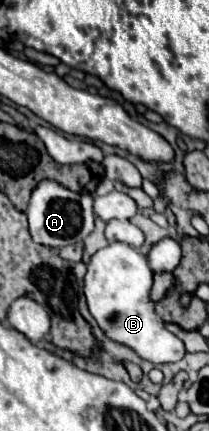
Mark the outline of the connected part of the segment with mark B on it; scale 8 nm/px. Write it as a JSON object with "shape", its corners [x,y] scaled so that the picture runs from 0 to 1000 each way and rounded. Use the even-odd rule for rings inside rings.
{"shape":[[[531,564],[474,578],[416,610],[407,689],[474,763],[531,791],[636,810],[675,833],[703,833],[732,847],[828,842],[876,833],[885,805],[876,791],[789,759],[761,726],[742,726],[742,703],[713,689],[722,661],[732,629],[703,615],[703,601],[598,564]]]}

